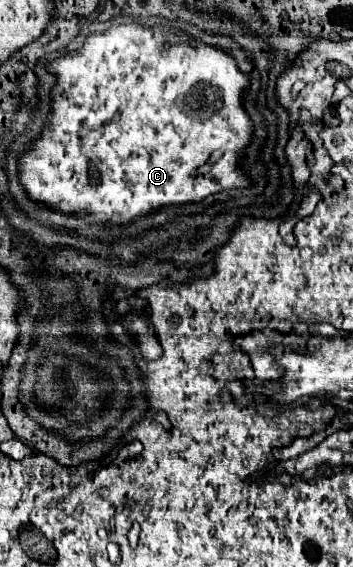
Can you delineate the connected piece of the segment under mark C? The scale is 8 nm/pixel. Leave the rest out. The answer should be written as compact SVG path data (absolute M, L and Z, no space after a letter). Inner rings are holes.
M112 25L104 33L92 35L86 39L84 47L78 53L70 53L62 59L56 59L52 65L48 65L52 73L58 77L58 85L54 91L54 103L52 103L52 115L48 117L48 125L38 141L32 143L32 147L20 155L20 183L26 187L30 199L42 201L50 205L52 209L68 211L68 213L88 213L88 219L92 223L128 223L134 217L146 215L152 209L158 209L162 205L178 205L188 201L202 201L210 193L218 193L222 189L230 187L248 187L248 179L244 179L238 173L238 159L242 157L244 147L250 141L252 135L252 121L244 113L240 103L240 93L248 87L248 75L240 73L234 59L216 49L202 43L192 45L162 45L156 41L154 31L140 27L140 25ZM218 149L218 161L208 169L202 169L208 163L208 157L212 157Z

